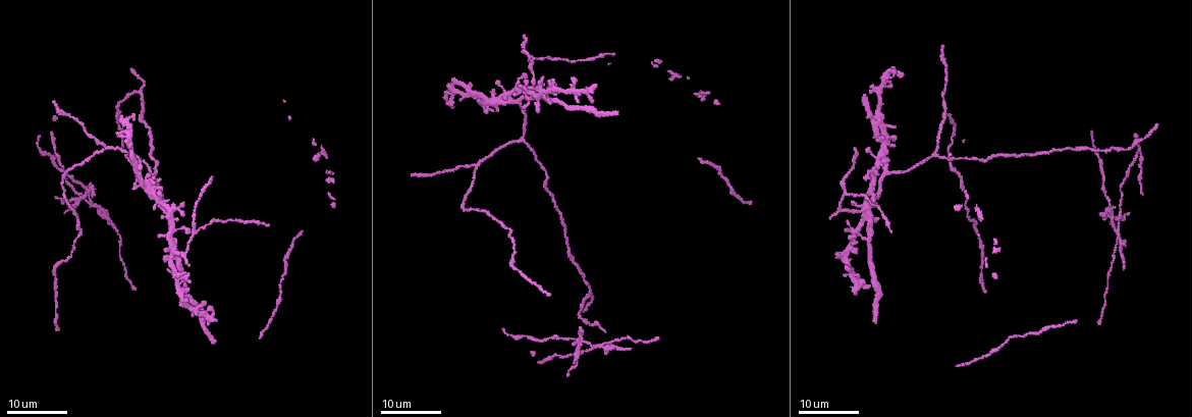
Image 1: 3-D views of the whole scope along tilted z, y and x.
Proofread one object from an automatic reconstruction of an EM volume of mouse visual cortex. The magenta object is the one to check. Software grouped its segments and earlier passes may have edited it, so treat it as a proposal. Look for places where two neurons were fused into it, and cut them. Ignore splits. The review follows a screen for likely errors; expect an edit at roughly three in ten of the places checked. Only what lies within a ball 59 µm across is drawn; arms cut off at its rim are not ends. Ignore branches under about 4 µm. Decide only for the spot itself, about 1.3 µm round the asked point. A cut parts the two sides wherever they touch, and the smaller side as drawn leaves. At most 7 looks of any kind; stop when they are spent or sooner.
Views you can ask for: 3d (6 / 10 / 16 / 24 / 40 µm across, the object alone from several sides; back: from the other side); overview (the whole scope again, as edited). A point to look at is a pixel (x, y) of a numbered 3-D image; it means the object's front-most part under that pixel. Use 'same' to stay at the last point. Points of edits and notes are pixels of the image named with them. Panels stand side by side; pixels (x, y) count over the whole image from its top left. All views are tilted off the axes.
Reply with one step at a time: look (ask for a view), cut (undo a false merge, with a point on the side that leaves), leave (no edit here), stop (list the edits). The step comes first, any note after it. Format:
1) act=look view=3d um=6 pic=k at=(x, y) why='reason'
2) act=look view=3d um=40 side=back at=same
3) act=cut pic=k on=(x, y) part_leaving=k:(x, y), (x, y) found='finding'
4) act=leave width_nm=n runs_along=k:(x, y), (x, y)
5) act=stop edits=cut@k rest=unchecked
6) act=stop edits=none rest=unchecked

act=look view=3d um=24 pic=1 at=(863, 210) why='three arms meet'

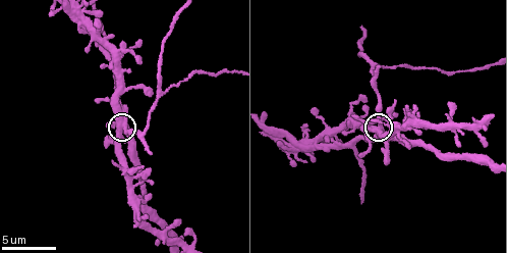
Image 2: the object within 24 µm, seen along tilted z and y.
act=look view=3d um=10 pic=2 at=(377, 130)

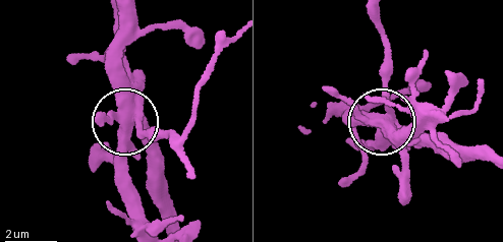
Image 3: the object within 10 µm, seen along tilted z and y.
act=leave arms=3 found='continuous, no second neuron'

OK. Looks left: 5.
act=look view=3d um=16 pic=1 at=(520, 141)

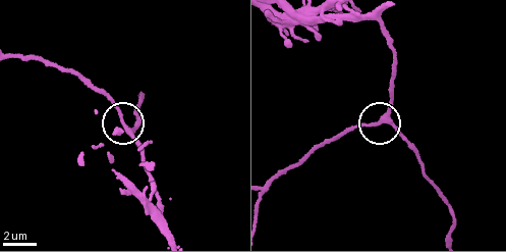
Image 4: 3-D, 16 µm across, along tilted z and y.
act=look view=3d um=6 pic=4 at=(128, 129)

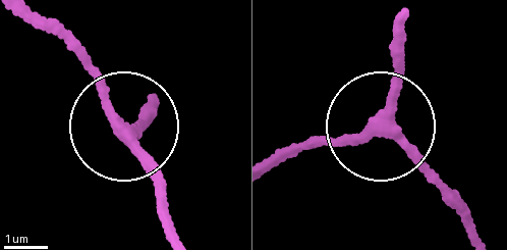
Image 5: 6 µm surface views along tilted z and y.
act=leave width_nm=230 runs_along=5:(141, 136), (44, 24) found='one neuron here'

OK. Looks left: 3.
act=look view=3d um=10 pic=2 at=(361, 161) why='calibre changes'

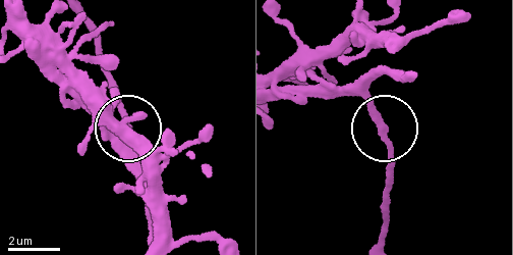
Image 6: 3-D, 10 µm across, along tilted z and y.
act=look view=3d um=10 side=back pic=6 at=(378, 126)

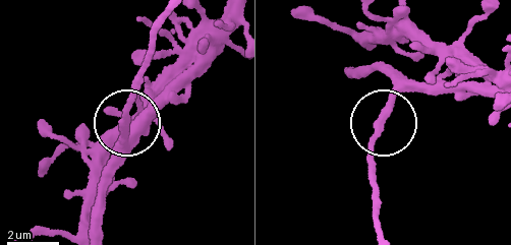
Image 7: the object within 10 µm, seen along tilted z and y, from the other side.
act=leave runs_along=7:(379, 229), (368, 166), (392, 86), (402, 74) found='all the same neuron'

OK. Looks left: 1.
act=stop edits=none rest=unchecked

